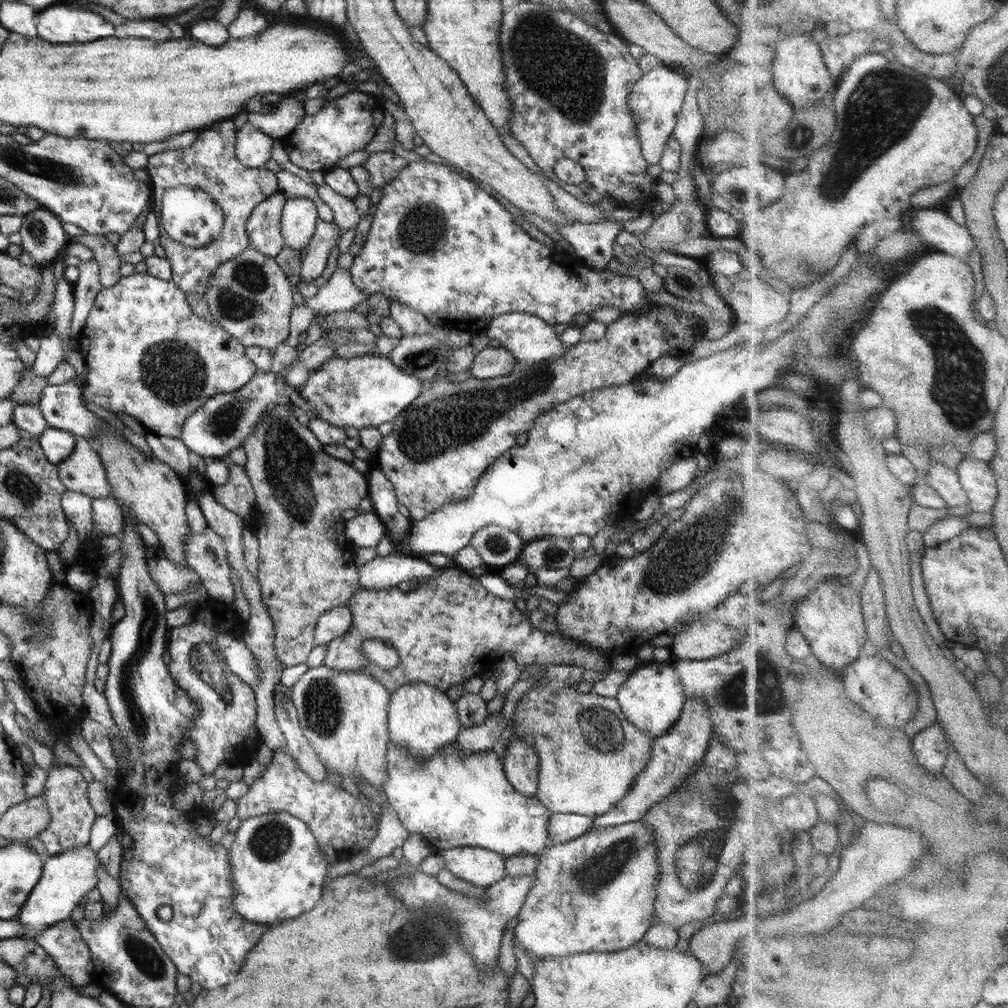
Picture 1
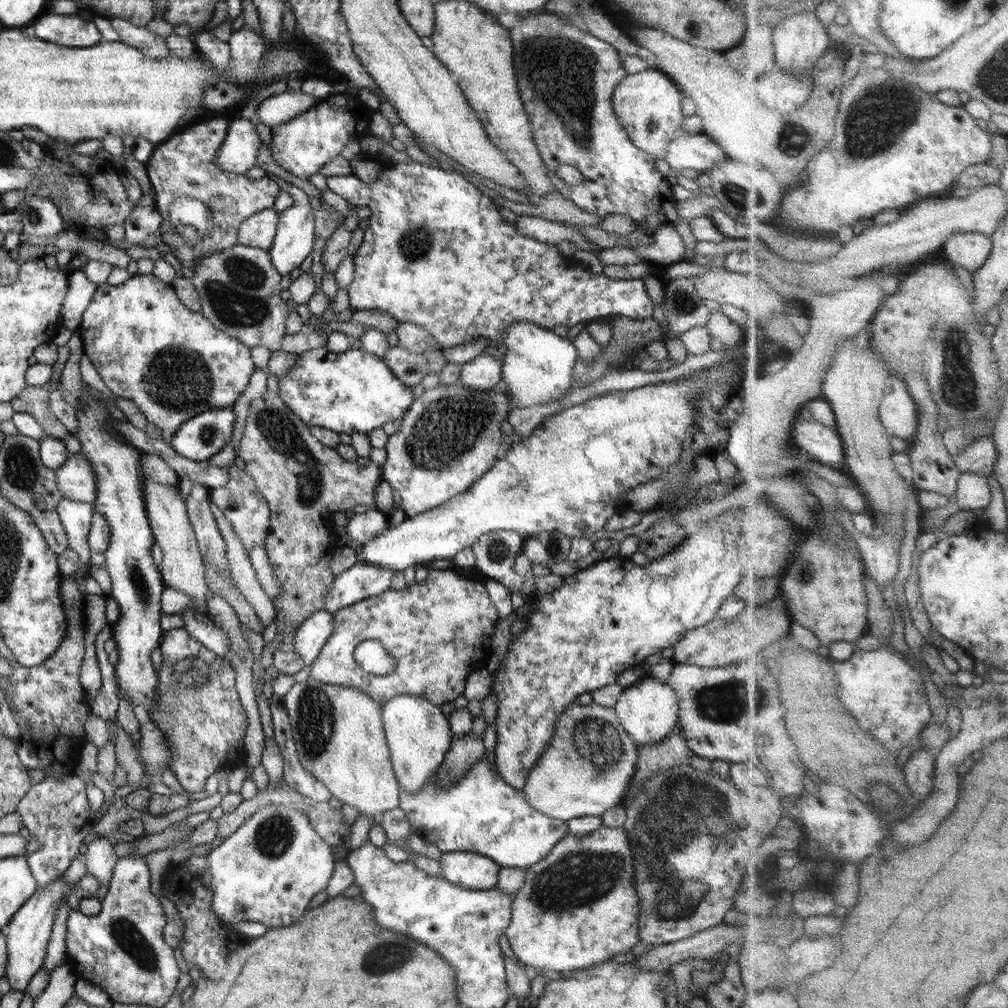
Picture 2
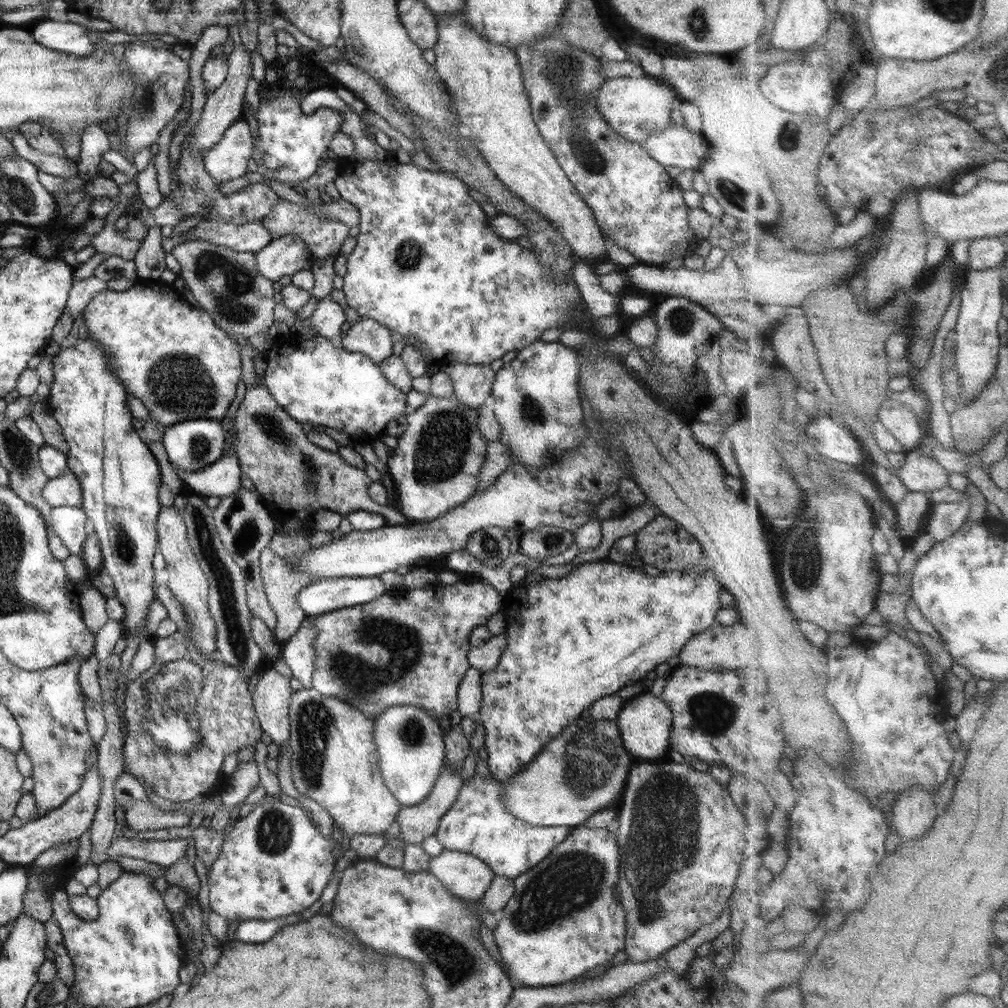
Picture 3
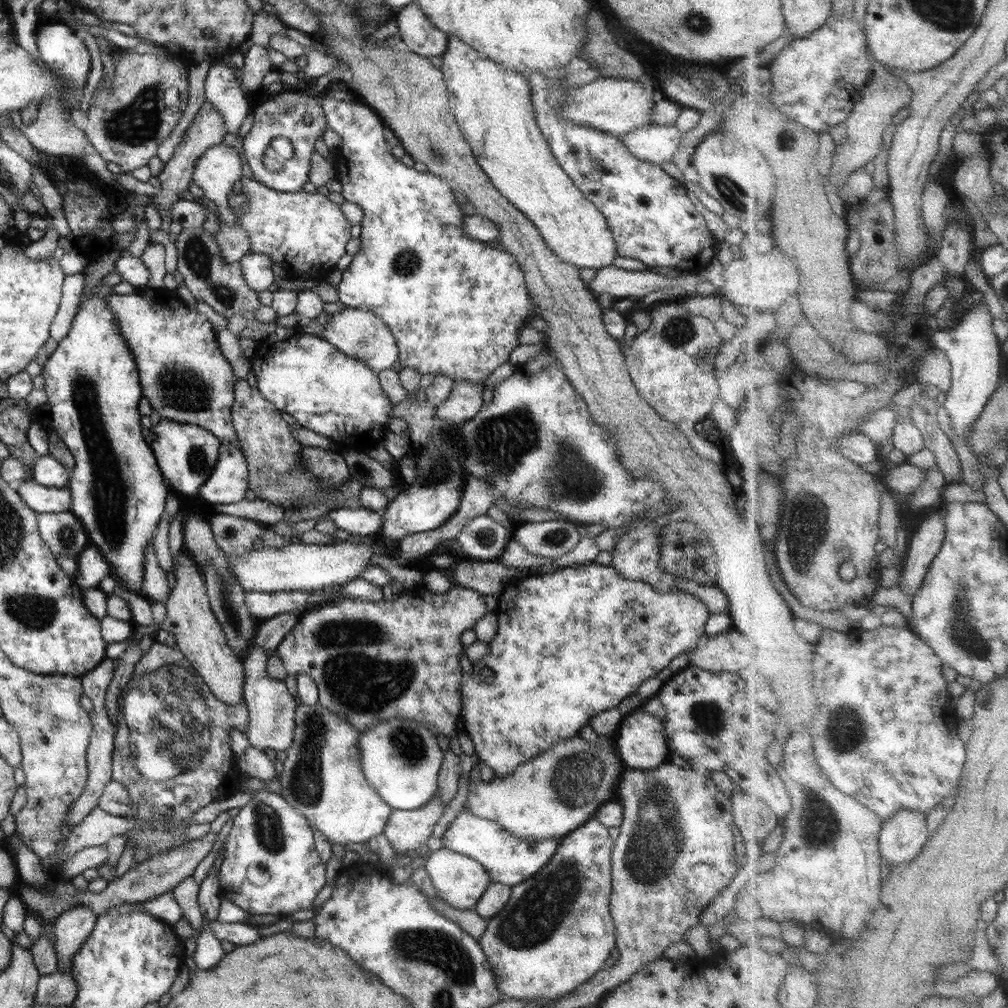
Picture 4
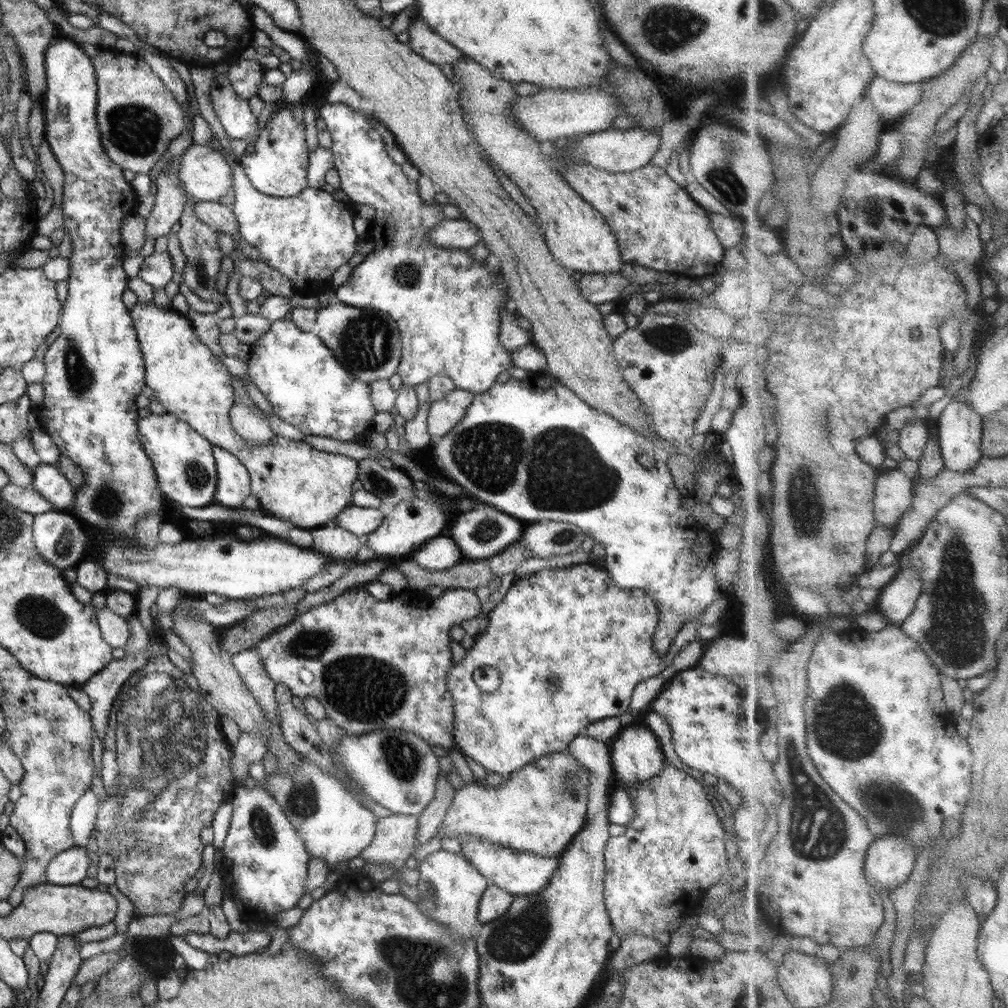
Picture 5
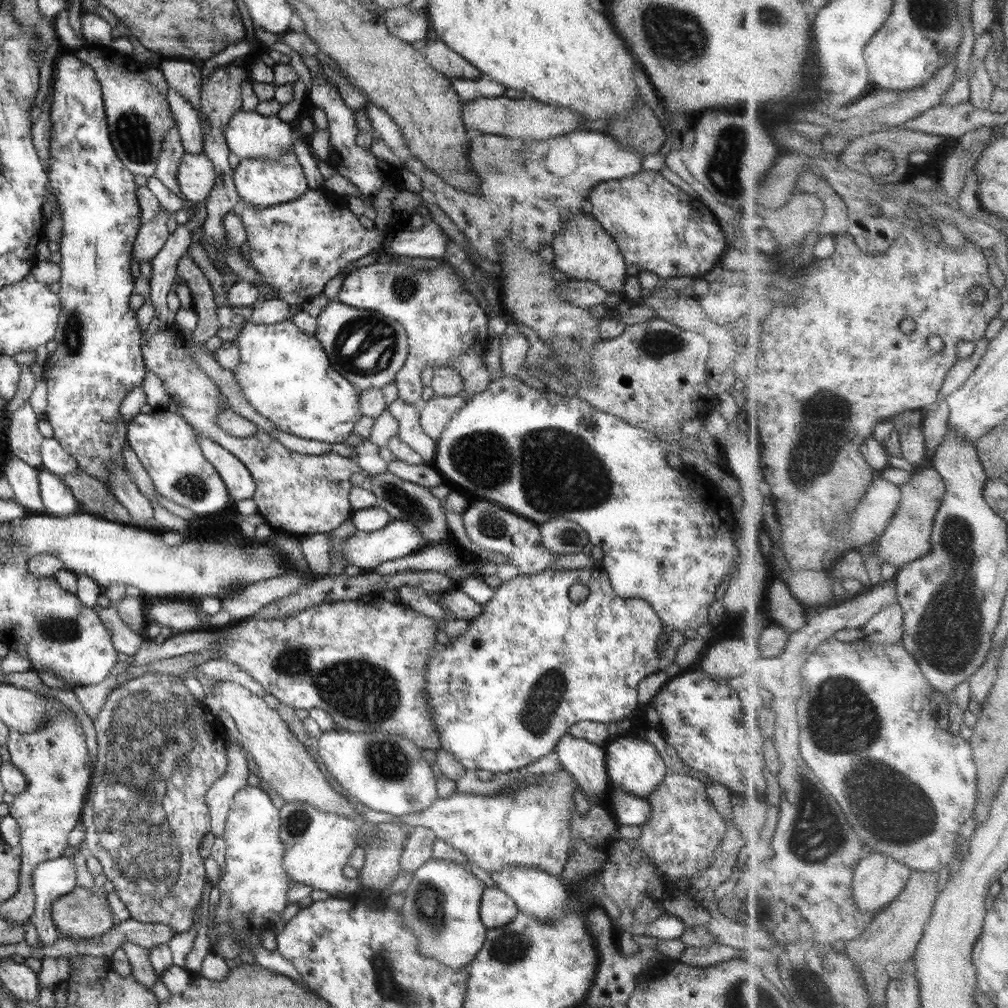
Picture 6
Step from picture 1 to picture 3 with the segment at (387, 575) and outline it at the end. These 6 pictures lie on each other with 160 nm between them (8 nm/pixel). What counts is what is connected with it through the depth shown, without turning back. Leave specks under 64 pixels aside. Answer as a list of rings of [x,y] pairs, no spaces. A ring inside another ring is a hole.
[[[380,577],[327,578],[300,589],[296,600],[301,610],[314,618],[339,608],[372,602],[384,588]]]

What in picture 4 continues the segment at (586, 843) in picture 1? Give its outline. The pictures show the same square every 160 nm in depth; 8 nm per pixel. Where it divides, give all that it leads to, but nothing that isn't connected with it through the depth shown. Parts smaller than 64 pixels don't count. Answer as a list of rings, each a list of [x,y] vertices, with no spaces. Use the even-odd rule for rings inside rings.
[[[592,817],[580,828],[573,830],[567,836],[559,839],[559,845],[554,856],[535,875],[524,880],[523,883],[511,888],[511,898],[504,908],[489,919],[486,932],[480,937],[479,945],[483,948],[484,954],[494,971],[498,988],[501,990],[502,999],[552,999],[558,1000],[570,994],[579,984],[591,980],[592,976],[599,970],[606,968],[610,963],[610,952],[616,948],[615,945],[615,924],[610,912],[609,899],[611,895],[611,852],[615,838],[609,835],[609,828]]]

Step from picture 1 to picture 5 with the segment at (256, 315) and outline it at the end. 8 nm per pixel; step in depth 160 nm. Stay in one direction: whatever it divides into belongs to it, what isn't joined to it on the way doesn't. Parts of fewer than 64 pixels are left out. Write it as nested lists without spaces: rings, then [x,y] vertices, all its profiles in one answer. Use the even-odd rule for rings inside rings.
[[[185,194],[184,198],[186,198],[186,207],[184,207],[179,221],[180,230],[175,234],[179,238],[180,248],[185,256],[186,268],[182,274],[183,284],[186,284],[202,300],[218,302],[222,306],[225,301],[225,293],[216,290],[216,277],[220,274],[220,264],[225,254],[218,244],[217,234],[214,230],[196,218],[194,213],[196,201],[194,198],[188,194]]]

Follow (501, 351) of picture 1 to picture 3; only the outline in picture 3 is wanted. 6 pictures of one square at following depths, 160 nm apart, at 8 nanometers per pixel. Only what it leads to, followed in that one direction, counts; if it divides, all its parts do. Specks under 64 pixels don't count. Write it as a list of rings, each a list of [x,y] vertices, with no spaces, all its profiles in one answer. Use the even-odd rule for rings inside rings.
[[[455,362],[443,369],[451,376],[454,396],[466,407],[478,409],[491,395],[495,372],[488,365]]]

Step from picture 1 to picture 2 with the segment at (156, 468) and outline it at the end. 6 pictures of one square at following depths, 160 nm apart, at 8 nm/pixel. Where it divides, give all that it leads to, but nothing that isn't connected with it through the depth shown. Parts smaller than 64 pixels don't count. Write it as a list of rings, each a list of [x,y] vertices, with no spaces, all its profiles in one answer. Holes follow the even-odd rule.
[[[146,476],[143,478],[143,499],[153,538],[163,550],[162,562],[157,567],[165,586],[190,595],[195,600],[194,610],[207,613],[206,600],[210,590],[205,579],[203,554],[199,549],[192,523],[187,515],[185,500],[181,497],[179,488],[177,485],[160,484]]]

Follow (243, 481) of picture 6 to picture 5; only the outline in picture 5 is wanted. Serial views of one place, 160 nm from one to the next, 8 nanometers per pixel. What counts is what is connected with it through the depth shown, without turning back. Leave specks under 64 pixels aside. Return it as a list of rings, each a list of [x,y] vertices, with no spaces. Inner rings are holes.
[[[213,446],[212,452],[217,470],[214,500],[224,507],[238,509],[251,493],[250,473],[231,452],[221,449],[220,446]]]

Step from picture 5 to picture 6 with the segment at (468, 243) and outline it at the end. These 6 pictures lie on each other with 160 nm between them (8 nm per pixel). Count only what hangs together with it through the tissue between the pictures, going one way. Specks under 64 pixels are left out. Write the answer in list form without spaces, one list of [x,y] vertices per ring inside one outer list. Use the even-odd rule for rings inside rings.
[[[432,219],[414,231],[400,230],[386,235],[382,248],[394,256],[412,258],[444,258],[448,248],[449,236]]]

